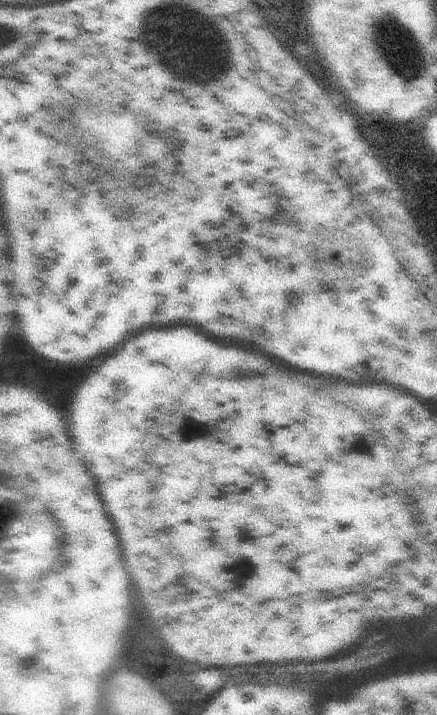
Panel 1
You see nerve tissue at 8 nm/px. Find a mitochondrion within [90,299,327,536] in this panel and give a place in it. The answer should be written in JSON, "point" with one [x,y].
{"point":[199,429]}

